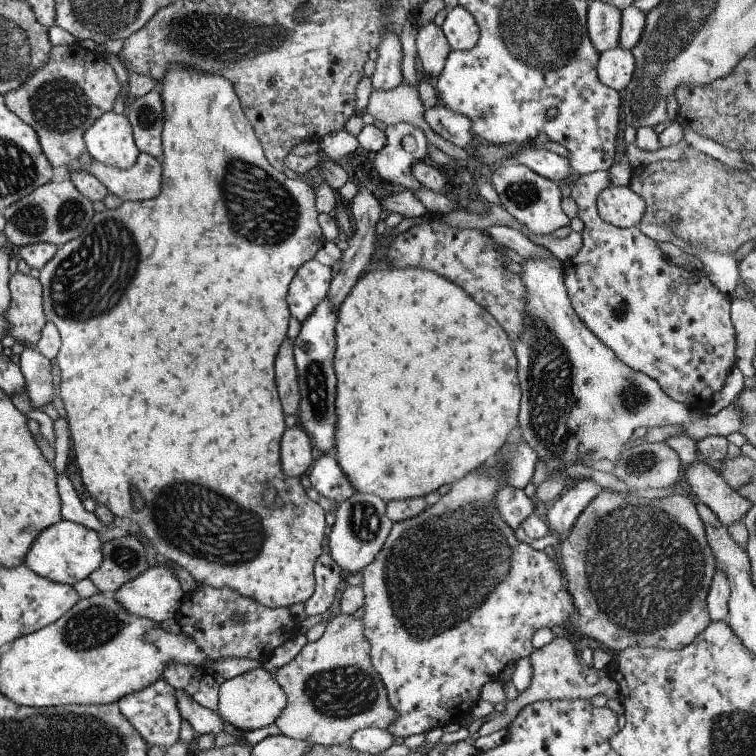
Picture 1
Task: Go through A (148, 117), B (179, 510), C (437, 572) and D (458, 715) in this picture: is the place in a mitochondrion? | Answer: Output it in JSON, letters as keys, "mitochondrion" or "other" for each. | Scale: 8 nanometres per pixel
{"A":"mitochondrion","B":"mitochondrion","C":"mitochondrion","D":"other"}

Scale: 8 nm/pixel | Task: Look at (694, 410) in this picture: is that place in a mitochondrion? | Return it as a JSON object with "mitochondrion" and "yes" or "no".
{"mitochondrion":"no"}

